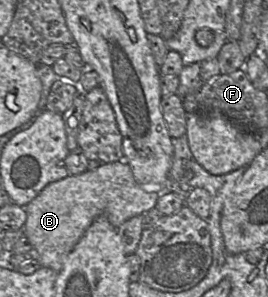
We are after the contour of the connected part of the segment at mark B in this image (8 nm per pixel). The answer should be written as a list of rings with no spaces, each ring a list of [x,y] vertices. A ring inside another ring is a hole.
[[[127,162],[102,164],[96,170],[69,175],[46,185],[24,207],[27,219],[23,231],[37,253],[41,266],[60,272],[66,256],[97,217],[105,216],[118,228],[126,220],[155,208],[158,199],[157,192],[142,189]]]

